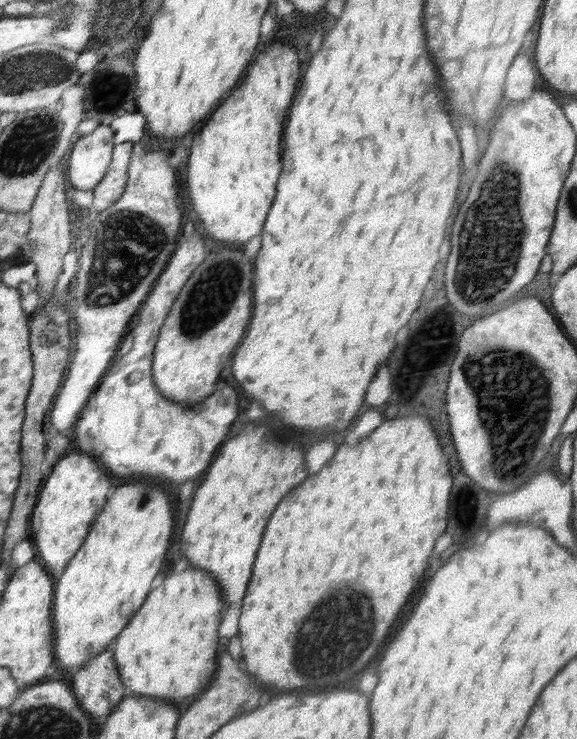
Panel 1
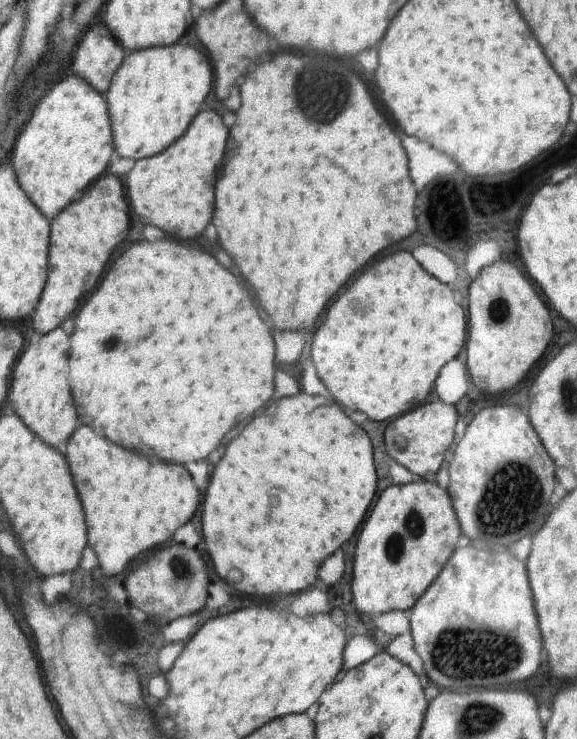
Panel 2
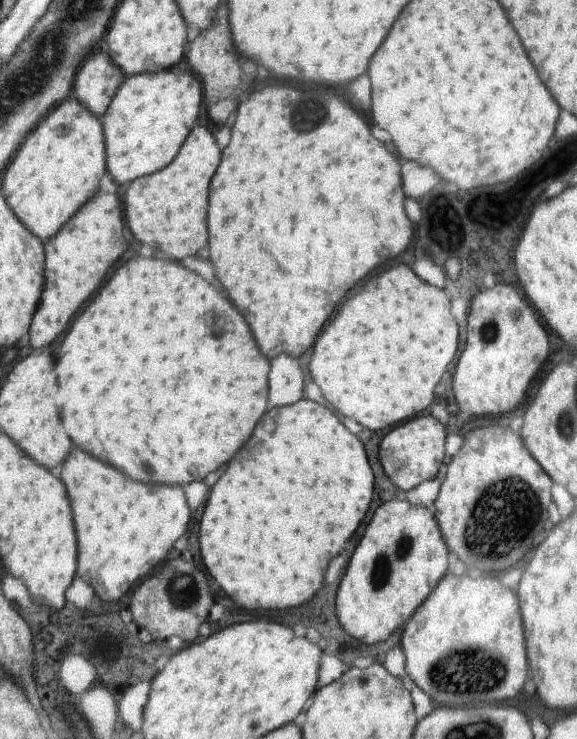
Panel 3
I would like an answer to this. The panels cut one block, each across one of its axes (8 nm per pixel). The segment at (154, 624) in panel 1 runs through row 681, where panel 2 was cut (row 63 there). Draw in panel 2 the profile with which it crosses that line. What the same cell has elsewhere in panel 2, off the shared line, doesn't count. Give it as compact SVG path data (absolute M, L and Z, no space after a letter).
M181 41L176 45L163 45L146 49L126 50L121 66L114 74L108 91L104 94L113 126L115 157L128 157L138 161L162 153L173 144L202 110L202 105L212 90L213 66L202 49L193 48Z

